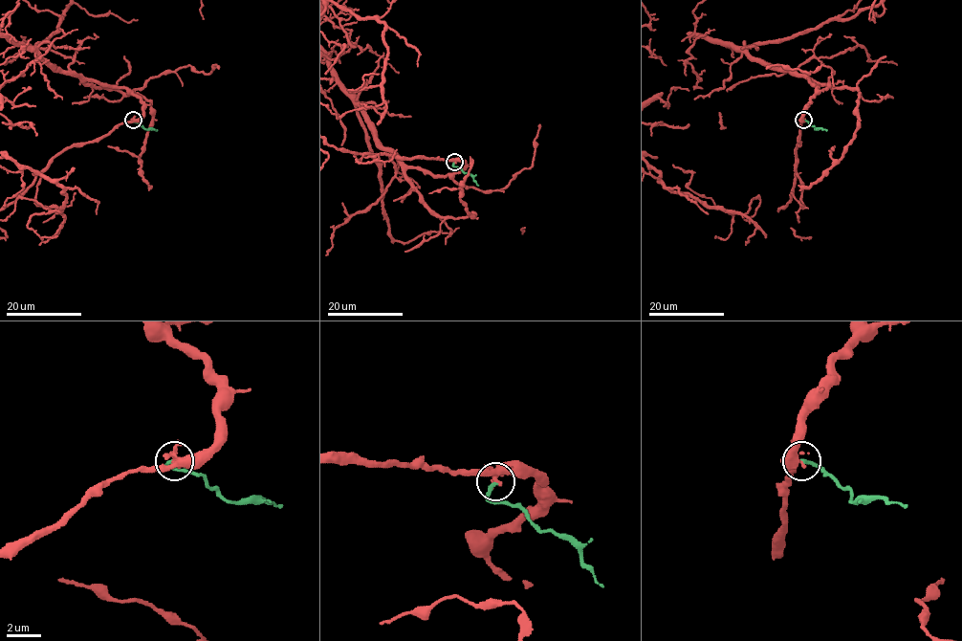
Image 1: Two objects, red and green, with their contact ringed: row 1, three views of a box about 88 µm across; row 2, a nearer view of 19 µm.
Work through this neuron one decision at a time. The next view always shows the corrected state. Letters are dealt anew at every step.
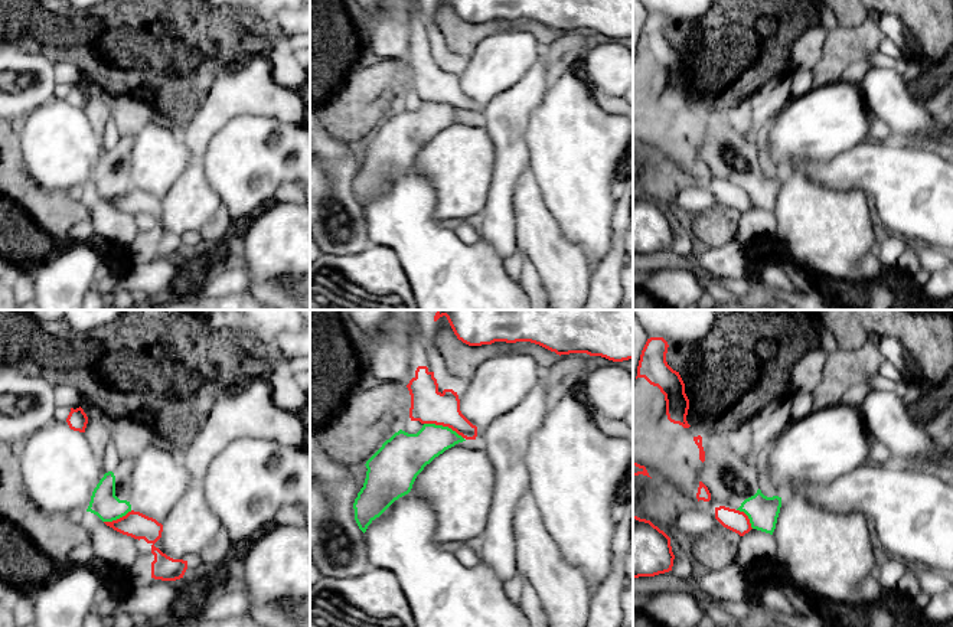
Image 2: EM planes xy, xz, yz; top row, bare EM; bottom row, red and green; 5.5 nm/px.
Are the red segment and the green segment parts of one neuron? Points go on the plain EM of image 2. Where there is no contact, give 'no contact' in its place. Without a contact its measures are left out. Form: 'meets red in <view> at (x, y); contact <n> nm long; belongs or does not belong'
meets red in xz at (444, 103); contact 240 nm long; does not belong

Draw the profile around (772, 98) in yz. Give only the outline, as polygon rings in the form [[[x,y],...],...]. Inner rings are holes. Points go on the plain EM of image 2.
[[[792,74],[774,78],[751,97],[754,123],[764,128],[789,102]]]

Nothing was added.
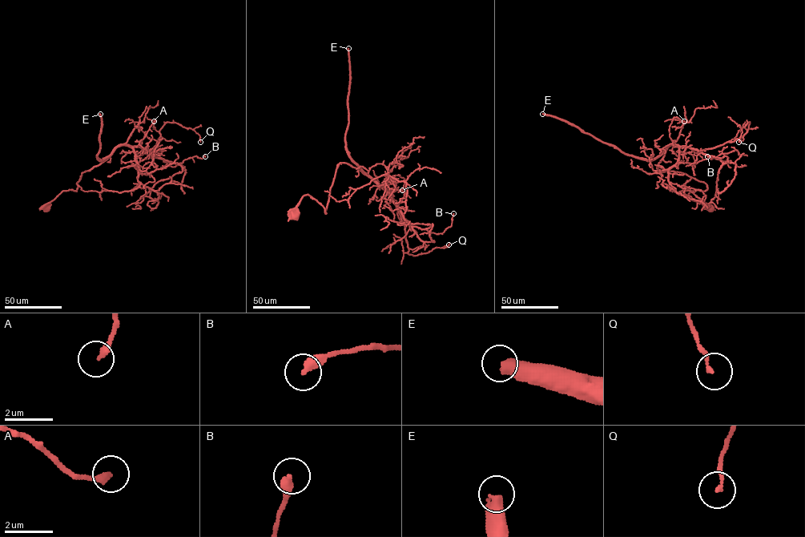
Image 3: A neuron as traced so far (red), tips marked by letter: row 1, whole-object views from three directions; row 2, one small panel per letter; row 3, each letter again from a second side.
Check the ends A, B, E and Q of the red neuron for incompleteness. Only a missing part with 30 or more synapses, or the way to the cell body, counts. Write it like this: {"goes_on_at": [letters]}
{"goes_on_at": ["E"]}

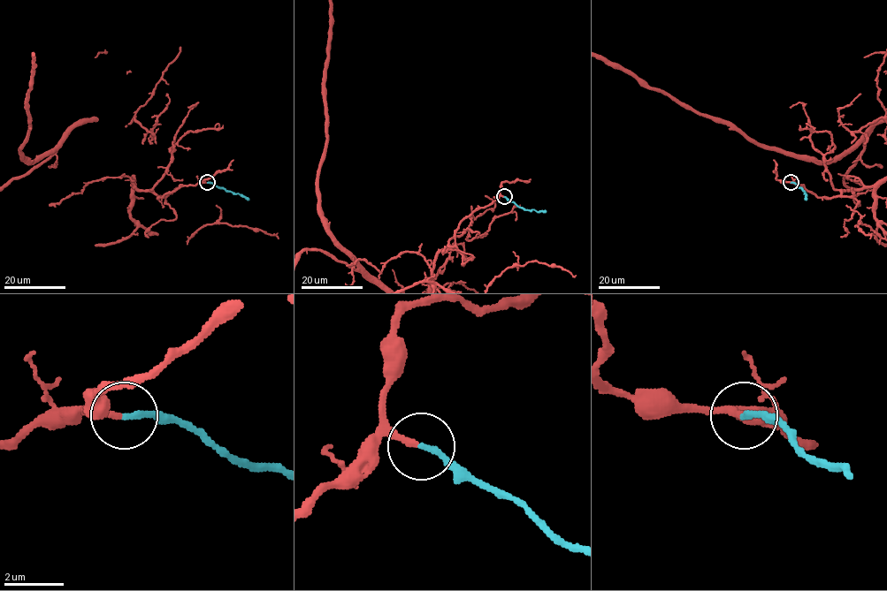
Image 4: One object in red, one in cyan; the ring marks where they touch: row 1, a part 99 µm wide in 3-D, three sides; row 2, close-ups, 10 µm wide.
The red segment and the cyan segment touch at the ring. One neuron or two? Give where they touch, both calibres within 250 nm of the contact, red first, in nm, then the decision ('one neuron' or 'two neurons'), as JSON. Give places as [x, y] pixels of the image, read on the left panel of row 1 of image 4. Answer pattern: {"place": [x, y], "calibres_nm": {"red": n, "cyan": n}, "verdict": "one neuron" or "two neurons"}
{"place": [207, 182], "calibres_nm": {"red": 220, "cyan": 190}, "verdict": "one neuron"}

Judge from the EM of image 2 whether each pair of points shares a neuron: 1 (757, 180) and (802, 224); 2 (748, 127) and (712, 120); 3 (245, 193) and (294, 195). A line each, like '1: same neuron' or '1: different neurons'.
1: different neurons
2: different neurons
3: different neurons

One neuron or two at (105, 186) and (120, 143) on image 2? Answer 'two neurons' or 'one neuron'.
one neuron

